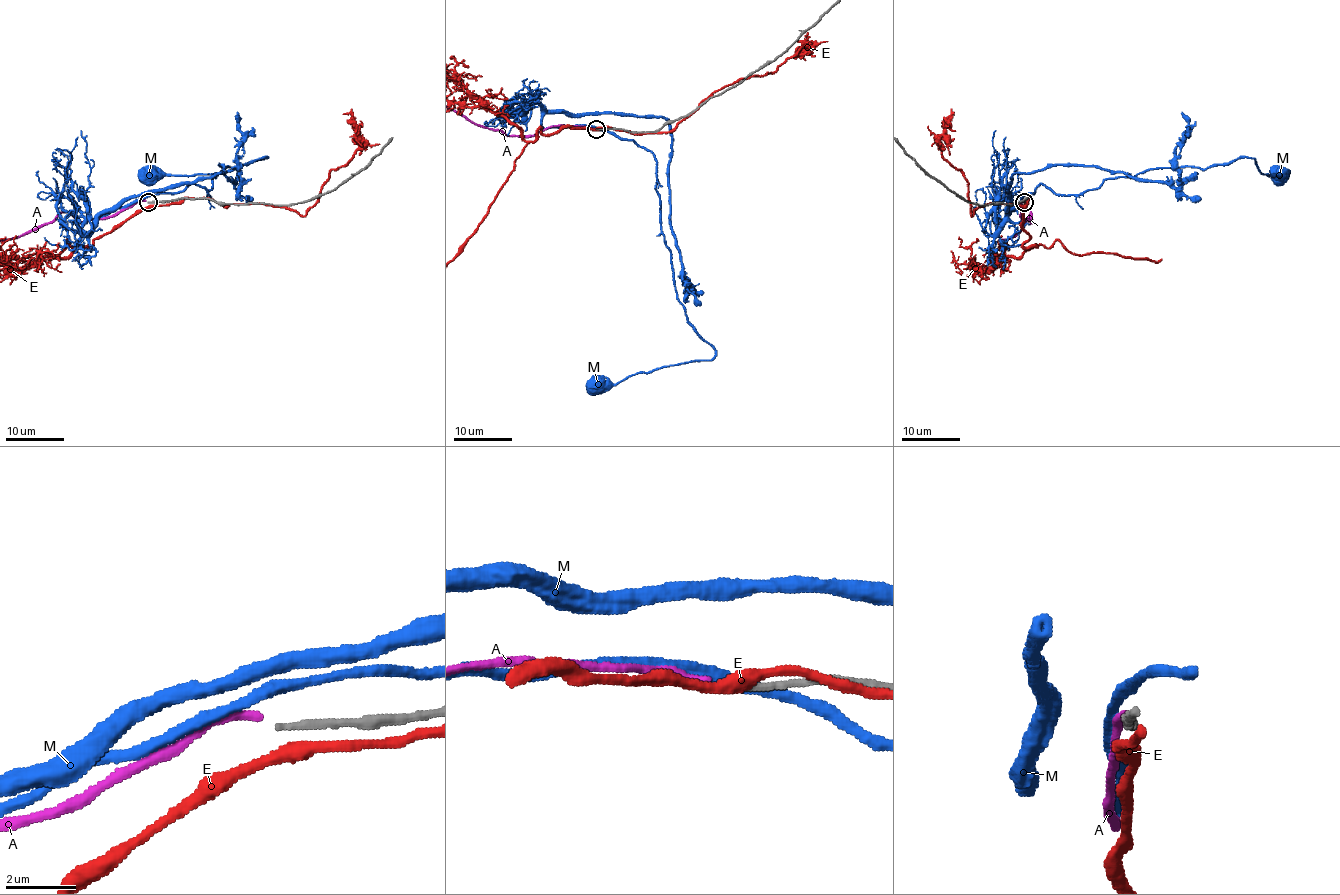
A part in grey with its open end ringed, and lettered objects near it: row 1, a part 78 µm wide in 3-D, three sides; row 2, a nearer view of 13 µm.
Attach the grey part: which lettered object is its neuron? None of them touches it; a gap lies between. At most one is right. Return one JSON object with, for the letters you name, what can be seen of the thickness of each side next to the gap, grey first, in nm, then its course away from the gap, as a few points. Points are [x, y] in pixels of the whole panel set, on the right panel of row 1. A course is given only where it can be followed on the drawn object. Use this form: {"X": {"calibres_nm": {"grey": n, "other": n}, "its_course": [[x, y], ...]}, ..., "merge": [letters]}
{"A": {"calibres_nm": {"grey": 160, "other": 200}}, "merge": ["A"]}

